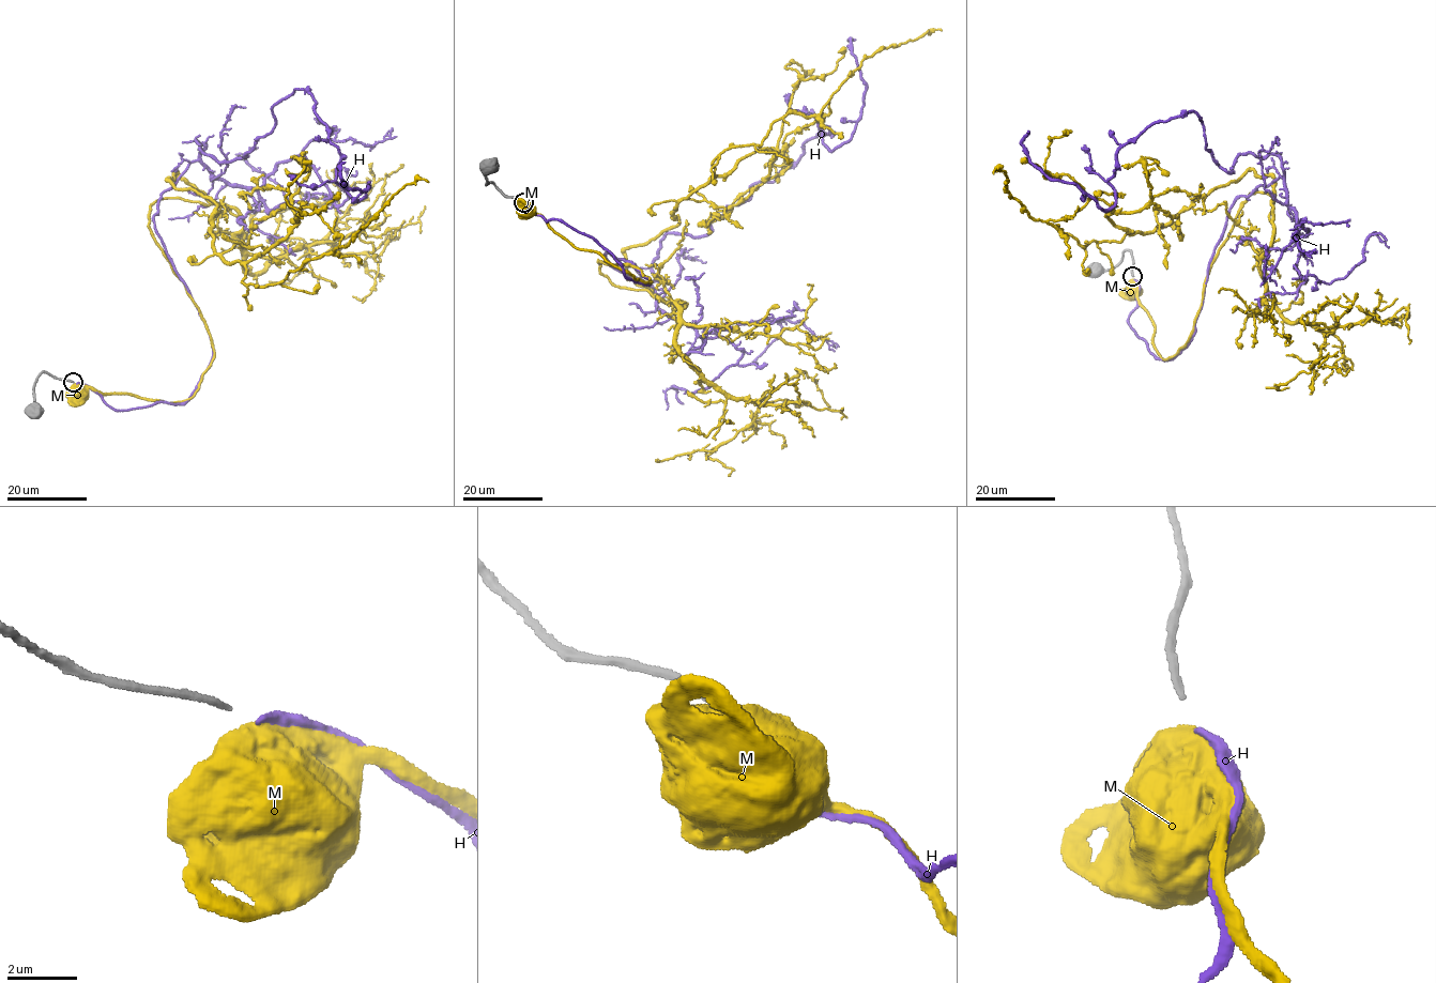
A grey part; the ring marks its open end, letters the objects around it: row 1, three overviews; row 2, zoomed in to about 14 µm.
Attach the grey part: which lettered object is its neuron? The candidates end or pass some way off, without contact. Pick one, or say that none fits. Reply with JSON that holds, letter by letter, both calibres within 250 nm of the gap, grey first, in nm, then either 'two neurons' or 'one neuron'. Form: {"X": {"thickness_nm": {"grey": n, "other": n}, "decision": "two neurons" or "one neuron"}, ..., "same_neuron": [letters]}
{"H": {"thickness_nm": {"grey": 190, "other": 220}, "decision": "one neuron"}, "M": {"thickness_nm": {"grey": 190, "other": 900}, "decision": "two neurons"}, "same_neuron": ["H"]}

